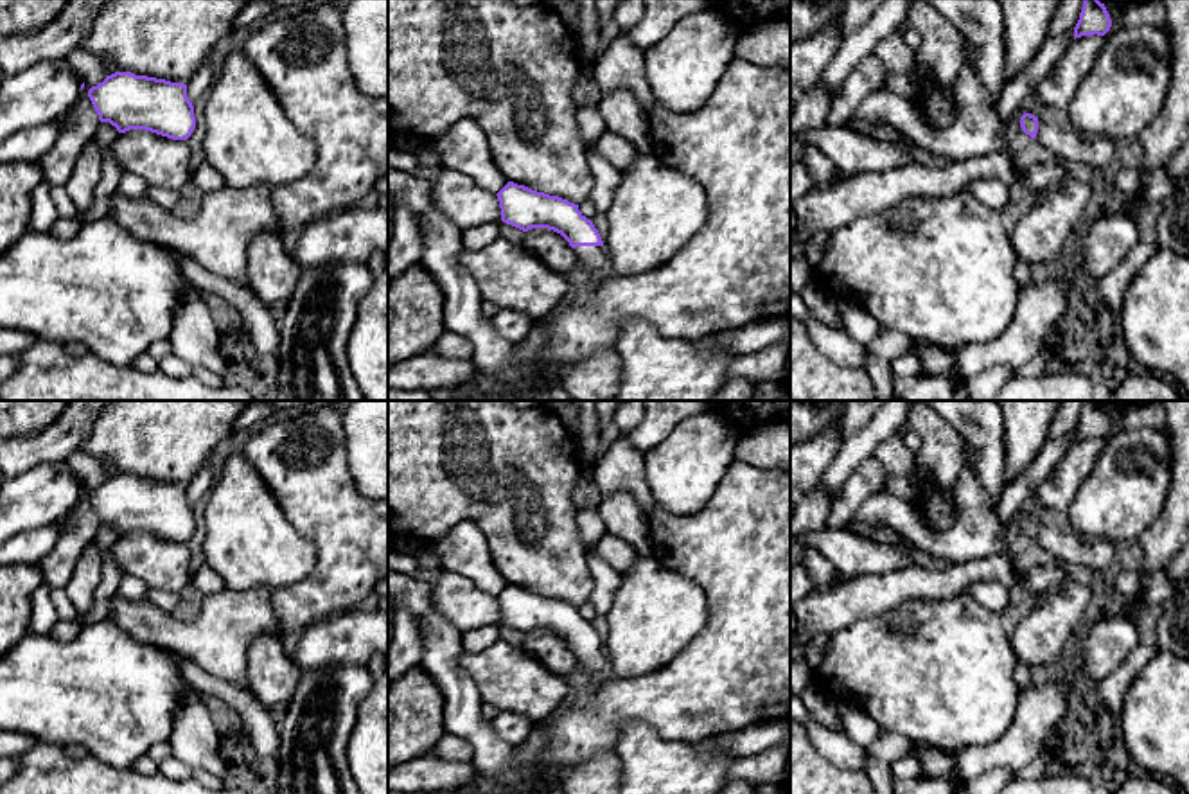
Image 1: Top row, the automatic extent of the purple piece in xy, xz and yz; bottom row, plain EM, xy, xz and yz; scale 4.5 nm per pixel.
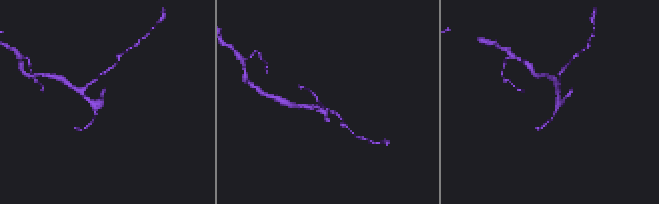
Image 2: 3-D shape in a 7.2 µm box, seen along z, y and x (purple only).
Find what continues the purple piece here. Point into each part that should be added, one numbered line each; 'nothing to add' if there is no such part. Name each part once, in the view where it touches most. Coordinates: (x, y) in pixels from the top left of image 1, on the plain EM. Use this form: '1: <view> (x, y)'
1: xz (593, 661)

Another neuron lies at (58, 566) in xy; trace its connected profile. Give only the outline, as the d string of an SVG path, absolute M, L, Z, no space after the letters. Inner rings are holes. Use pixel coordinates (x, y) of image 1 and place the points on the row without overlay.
M75 449L66 462L83 478L84 490L75 503L72 523L59 535L54 550L38 562L43 575L43 584L48 589L65 589L83 555L83 550L101 528L99 517L88 499L88 492L106 481L102 462L88 454L84 449Z

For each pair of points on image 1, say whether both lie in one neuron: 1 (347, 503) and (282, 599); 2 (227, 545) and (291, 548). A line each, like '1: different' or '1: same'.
1: same
2: same

